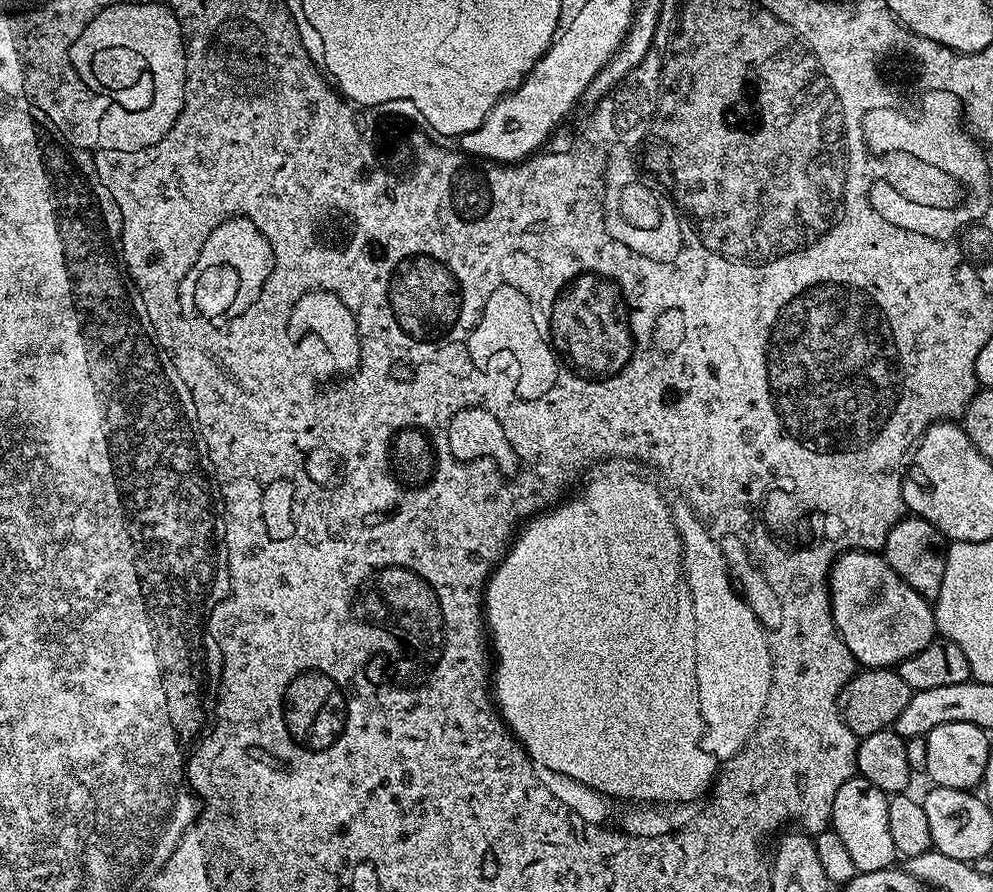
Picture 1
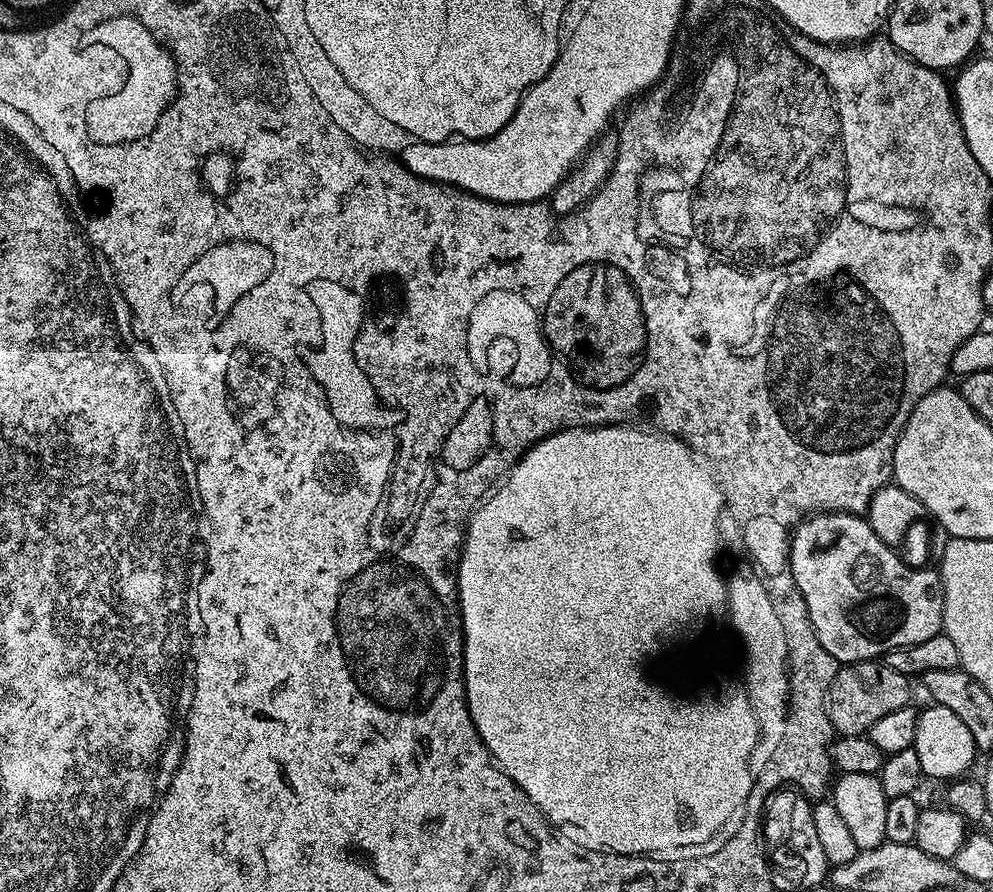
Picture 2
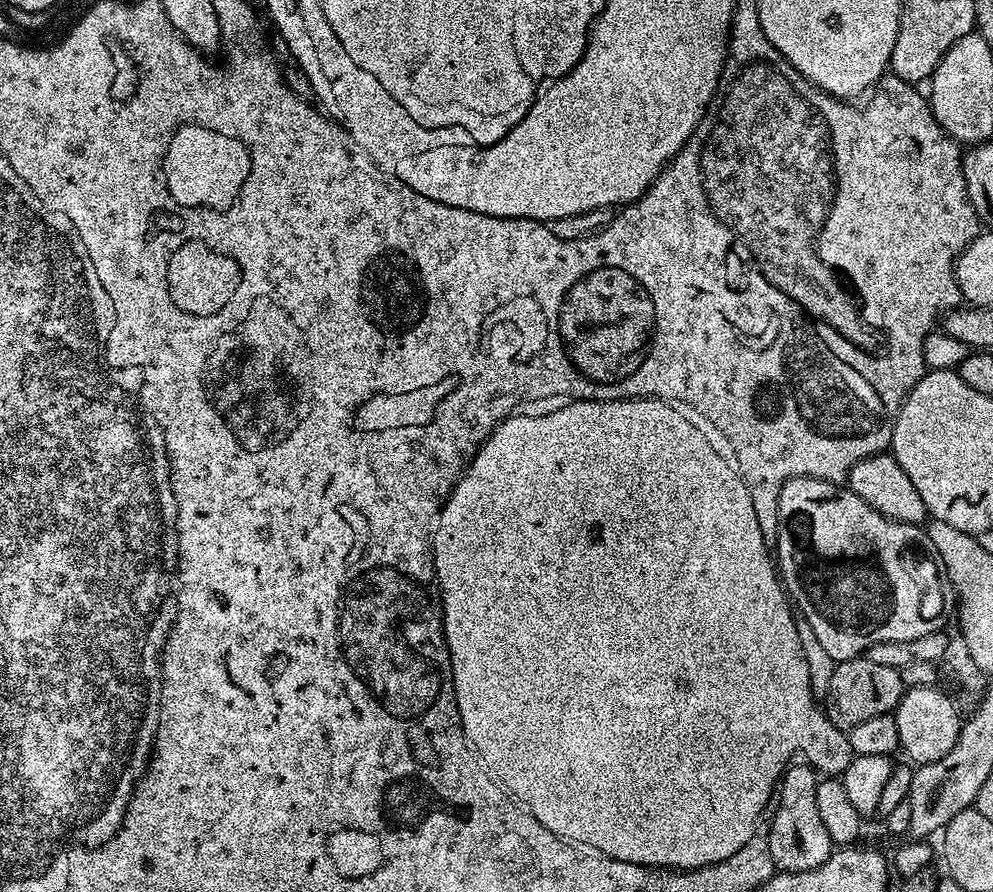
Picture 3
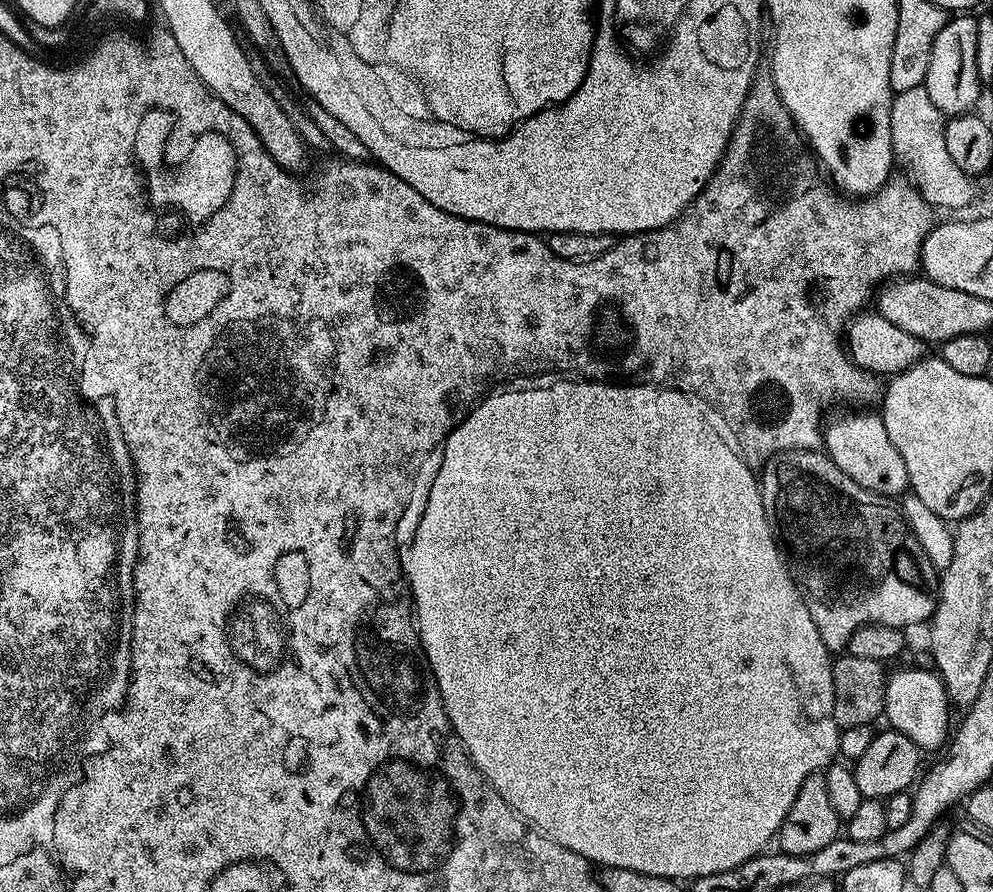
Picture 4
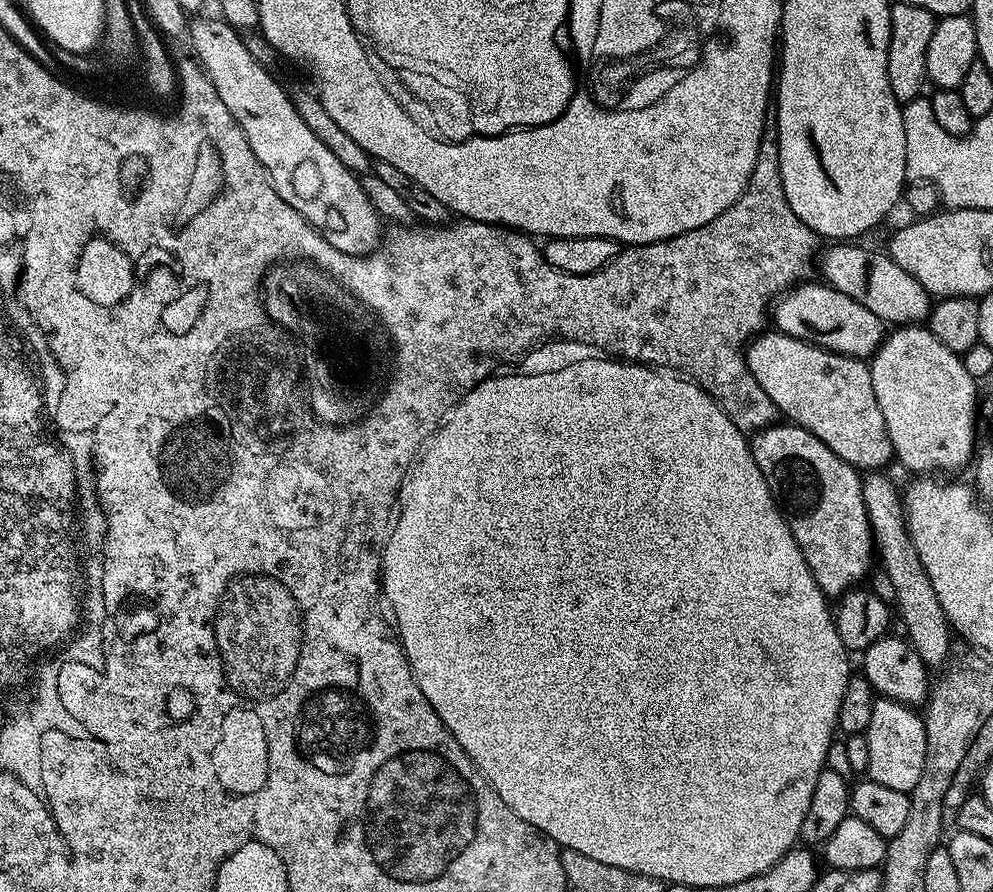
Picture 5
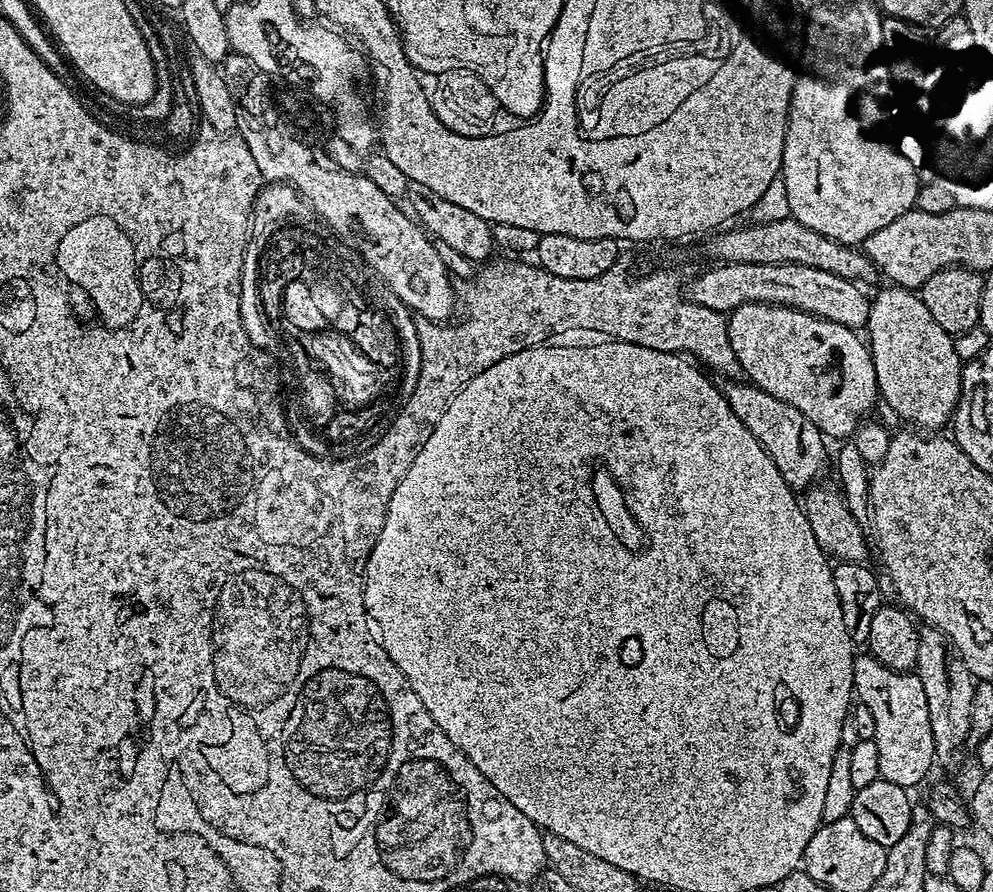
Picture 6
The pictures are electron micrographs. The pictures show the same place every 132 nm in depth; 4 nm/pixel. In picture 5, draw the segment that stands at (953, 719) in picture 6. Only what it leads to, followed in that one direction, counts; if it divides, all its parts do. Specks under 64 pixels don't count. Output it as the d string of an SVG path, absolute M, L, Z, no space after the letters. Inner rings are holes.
M888 528L888 534L888 538L882 538L884 544L878 549L878 556L884 559L884 572L896 595L895 611L897 608L904 619L906 639L929 670L943 669L949 663L948 651L952 648L950 622L938 602L938 594L934 594L934 586L930 586L930 578L918 558L918 550L914 550L912 539L892 536L892 528Z

